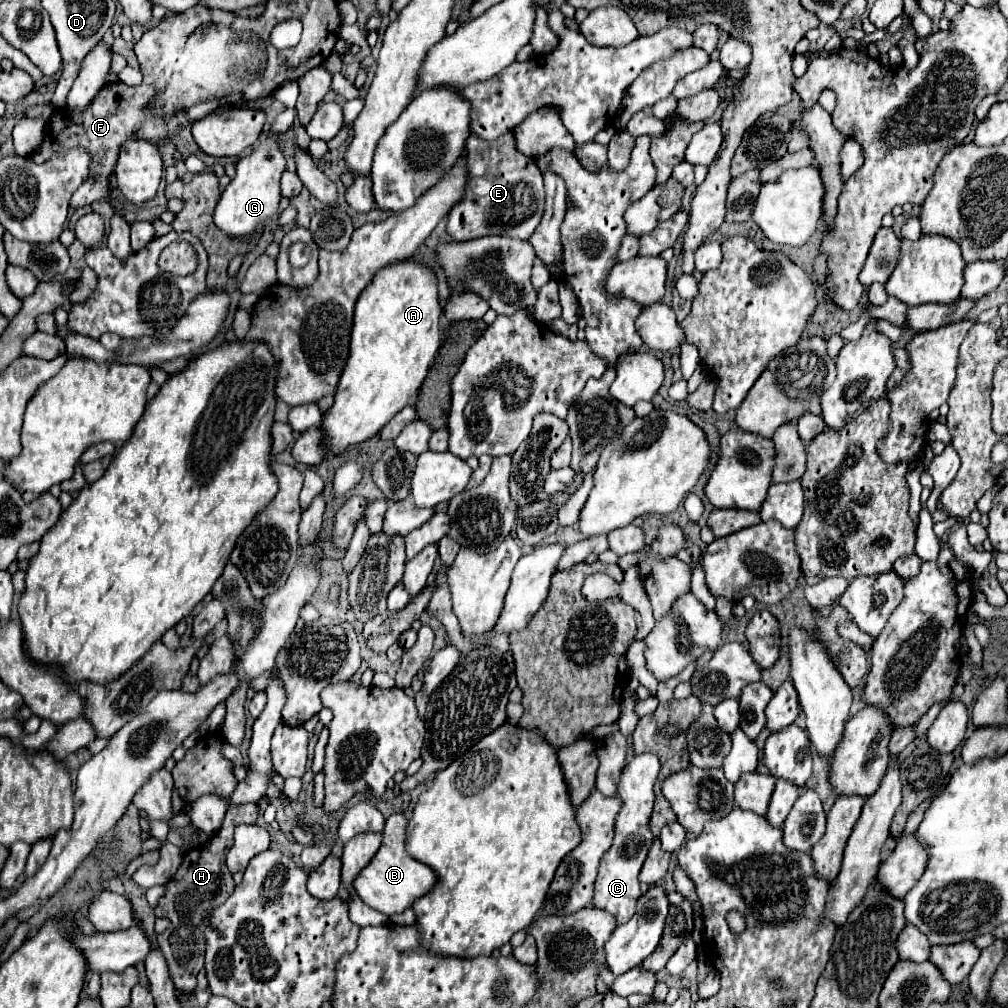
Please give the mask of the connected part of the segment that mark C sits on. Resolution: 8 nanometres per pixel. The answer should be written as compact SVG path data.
M638 754L634 760L626 764L622 772L622 784L618 786L618 796L622 798L622 810L616 818L616 836L612 848L604 854L596 878L596 894L592 906L610 912L618 924L632 918L636 910L636 900L642 894L638 886L640 868L654 844L654 834L650 830L650 816L654 808L654 784L660 772L658 756L654 754Z

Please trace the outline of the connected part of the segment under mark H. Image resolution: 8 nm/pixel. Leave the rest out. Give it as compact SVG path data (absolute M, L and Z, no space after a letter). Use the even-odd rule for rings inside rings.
M246 804L246 806L238 806L238 810L228 810L218 834L214 834L208 844L198 846L184 854L182 866L166 884L166 894L158 900L156 916L170 918L172 922L172 926L158 936L158 946L168 962L172 982L180 992L188 994L196 988L196 976L204 966L204 948L206 948L204 930L206 926L210 926L212 912L218 906L222 906L226 898L234 892L232 874L226 870L224 864L226 852L234 842L234 828L238 824L256 824L258 816L260 816L258 804Z

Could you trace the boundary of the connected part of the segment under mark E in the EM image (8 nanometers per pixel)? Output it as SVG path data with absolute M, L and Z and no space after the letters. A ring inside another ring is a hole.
M506 132L496 140L482 140L472 134L466 140L466 158L466 192L464 198L450 210L446 232L458 242L488 234L500 234L520 240L532 238L544 214L542 174L534 158L522 154L516 148L512 132Z

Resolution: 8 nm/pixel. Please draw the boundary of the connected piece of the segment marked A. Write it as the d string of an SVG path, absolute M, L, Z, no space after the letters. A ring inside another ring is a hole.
M406 258L378 270L370 286L360 294L354 310L350 340L350 360L342 372L342 382L334 394L334 406L322 418L322 430L330 442L330 454L338 454L352 444L360 444L382 430L382 426L406 406L424 382L440 348L440 316L436 270L426 262Z

